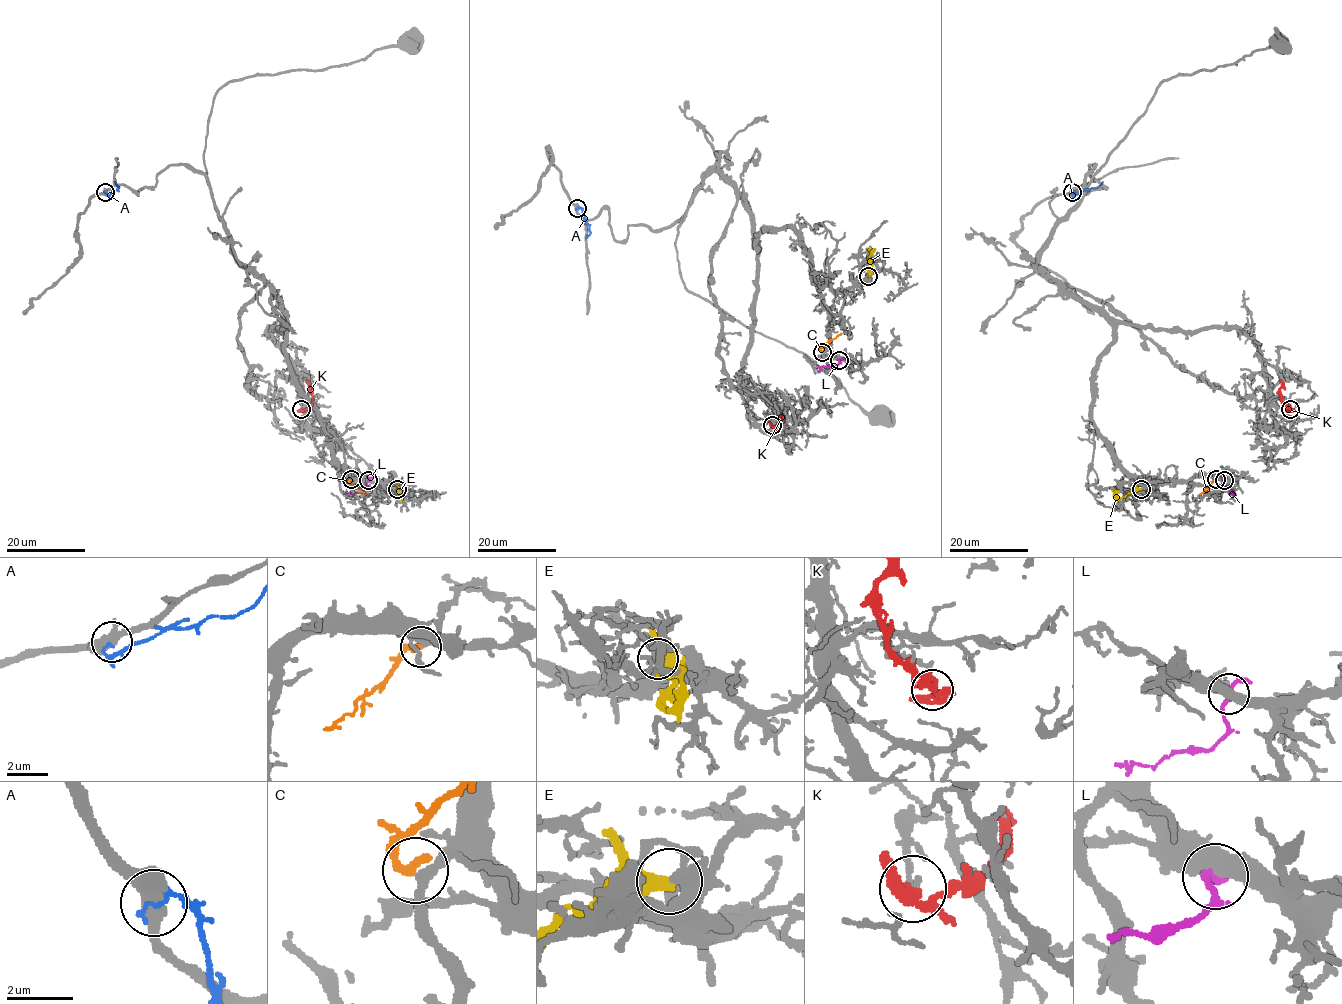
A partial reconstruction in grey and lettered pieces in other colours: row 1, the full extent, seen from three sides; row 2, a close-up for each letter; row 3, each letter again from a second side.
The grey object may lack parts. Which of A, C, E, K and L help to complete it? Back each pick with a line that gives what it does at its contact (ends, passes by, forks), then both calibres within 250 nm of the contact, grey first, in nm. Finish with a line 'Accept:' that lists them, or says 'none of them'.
C: it ends; calibres 280 and 320 nm
Accept: C

